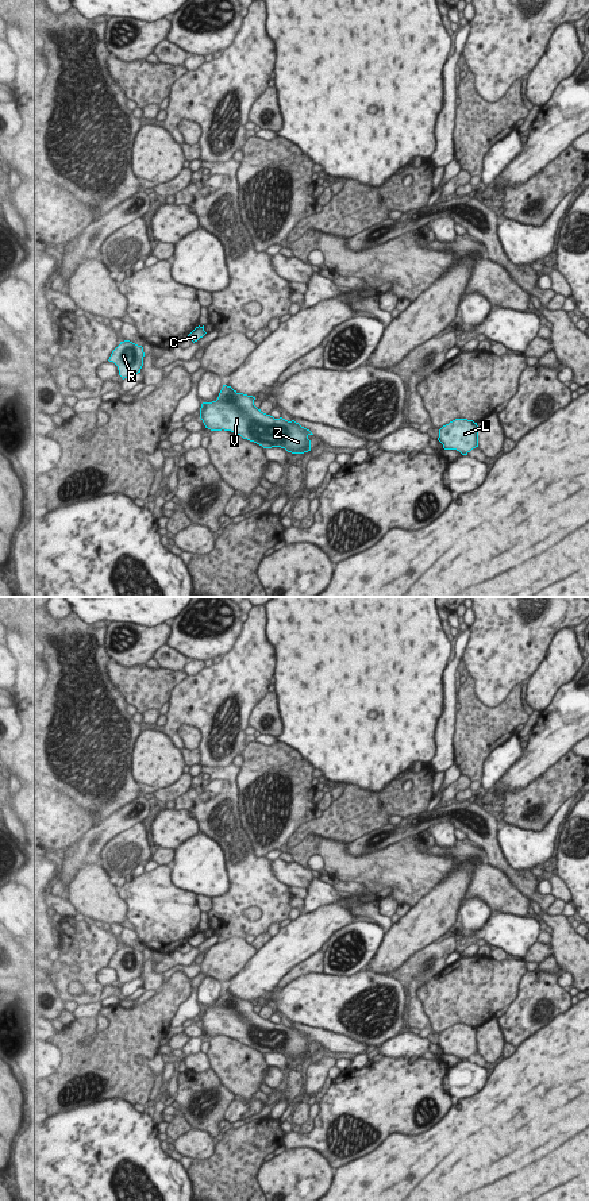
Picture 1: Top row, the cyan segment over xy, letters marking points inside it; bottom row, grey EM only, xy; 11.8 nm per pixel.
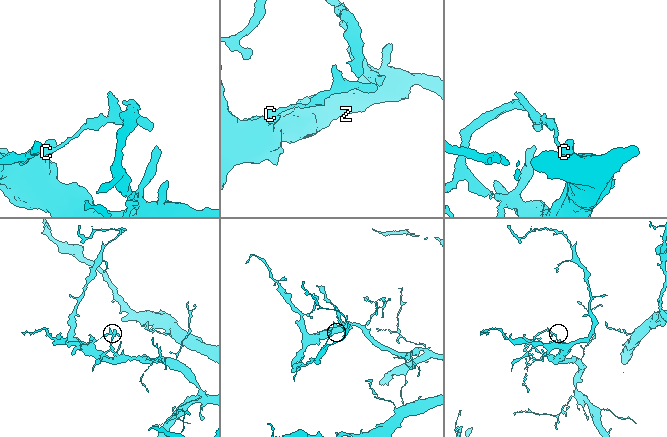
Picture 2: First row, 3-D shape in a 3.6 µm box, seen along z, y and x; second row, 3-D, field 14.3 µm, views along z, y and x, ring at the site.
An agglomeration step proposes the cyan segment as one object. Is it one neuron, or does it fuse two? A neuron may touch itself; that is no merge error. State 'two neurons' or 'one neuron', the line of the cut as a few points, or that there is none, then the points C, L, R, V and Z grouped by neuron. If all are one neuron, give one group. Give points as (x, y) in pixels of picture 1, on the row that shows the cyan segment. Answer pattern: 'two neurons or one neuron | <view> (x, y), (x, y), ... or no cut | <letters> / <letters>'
two neurons | xy (200, 327), (206, 332) | C / L R V Z

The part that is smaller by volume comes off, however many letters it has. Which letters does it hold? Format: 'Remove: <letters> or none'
Remove: C

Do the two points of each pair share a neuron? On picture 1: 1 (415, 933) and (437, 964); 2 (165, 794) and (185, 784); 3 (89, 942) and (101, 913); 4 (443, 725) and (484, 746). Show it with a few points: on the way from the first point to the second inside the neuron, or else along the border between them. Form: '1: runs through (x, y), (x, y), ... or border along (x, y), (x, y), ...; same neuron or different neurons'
1: border along (434, 940), (419, 948), (400, 966); different neurons
2: runs through (170, 792), (180, 788); same neuron
3: border along (96, 921), (101, 925); different neurons
4: border along (458, 700), (454, 762); different neurons

